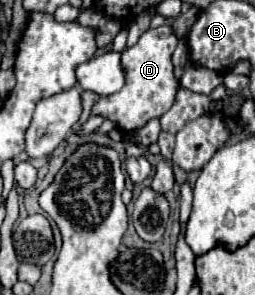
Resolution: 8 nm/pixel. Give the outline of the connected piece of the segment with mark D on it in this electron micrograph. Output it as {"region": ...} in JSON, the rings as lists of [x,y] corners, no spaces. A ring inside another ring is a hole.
{"region":[[[162,25],[158,29],[148,29],[142,33],[136,45],[122,51],[122,67],[126,83],[120,91],[100,97],[94,107],[92,115],[102,115],[104,119],[116,123],[118,131],[138,131],[144,127],[150,119],[160,119],[174,103],[176,91],[180,87],[178,79],[174,77],[174,65],[172,65],[172,53],[178,45],[178,37],[168,25]]]}

